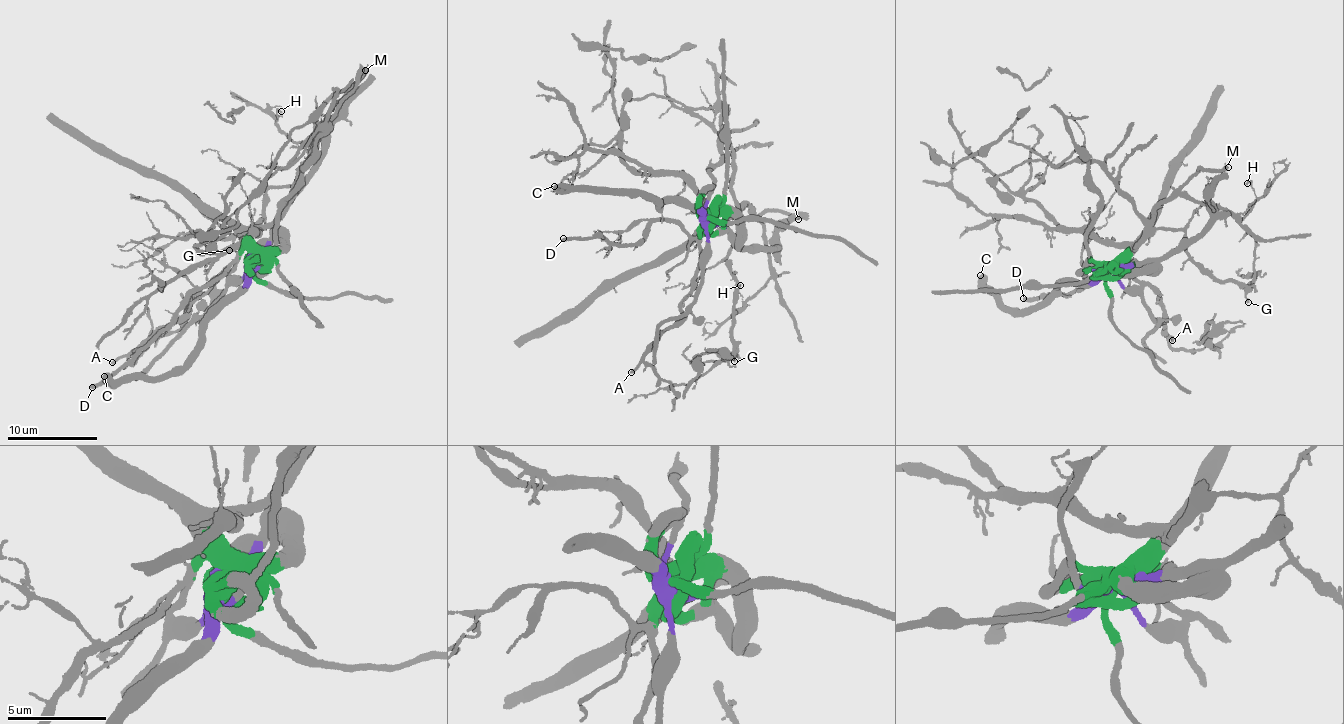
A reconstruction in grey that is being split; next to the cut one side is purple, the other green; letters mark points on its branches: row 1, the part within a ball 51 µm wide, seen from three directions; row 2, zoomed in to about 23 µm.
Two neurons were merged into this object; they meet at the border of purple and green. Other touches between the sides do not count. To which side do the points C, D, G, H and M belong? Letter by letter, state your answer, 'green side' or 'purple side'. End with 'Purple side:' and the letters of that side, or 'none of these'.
C: purple side
D: green side
G: green side
H: green side
M: green side
Purple side: C

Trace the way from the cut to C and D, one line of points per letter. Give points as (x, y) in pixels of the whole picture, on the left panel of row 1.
C: (254, 262), (243, 286), (223, 298), (183, 368), (140, 378), (111, 379), (104, 376)
D: (254, 262), (256, 266), (234, 259), (207, 286), (198, 287), (144, 348), (137, 349), (130, 363), (91, 388)

